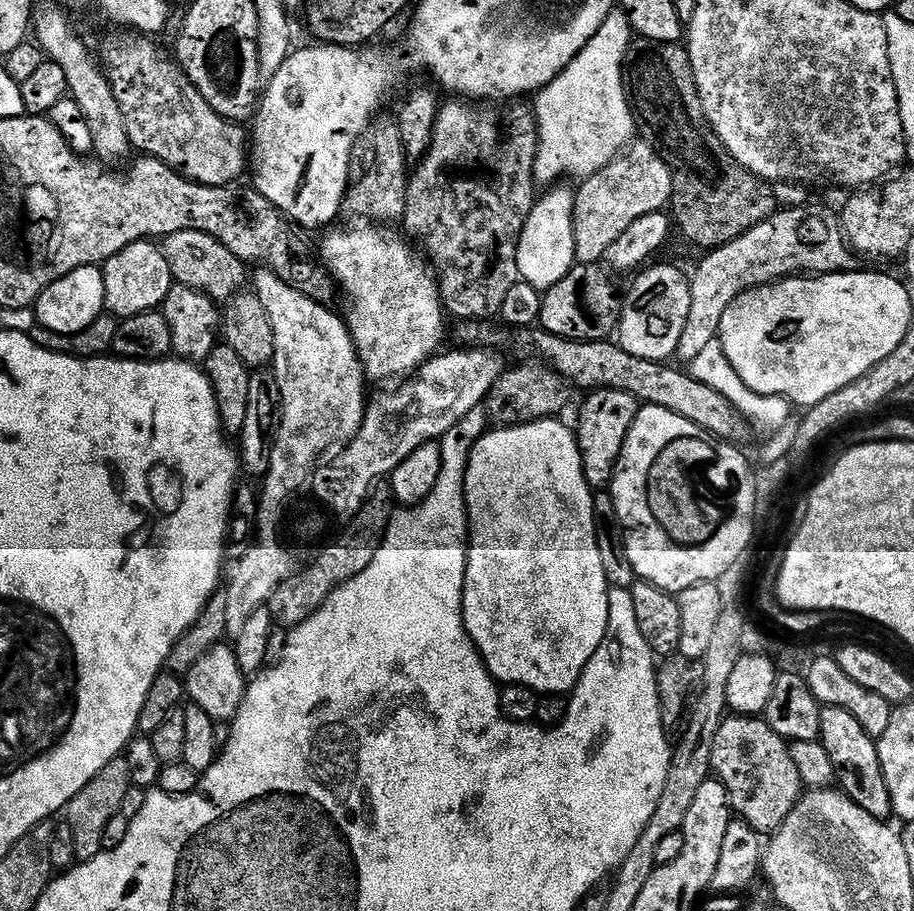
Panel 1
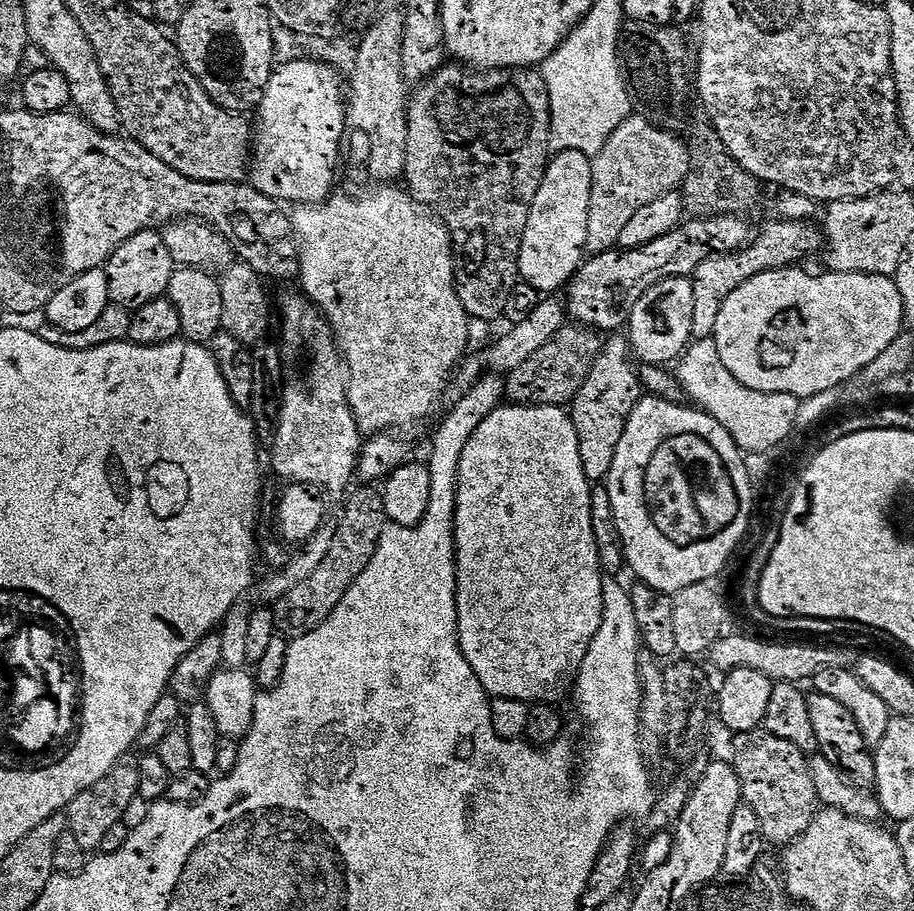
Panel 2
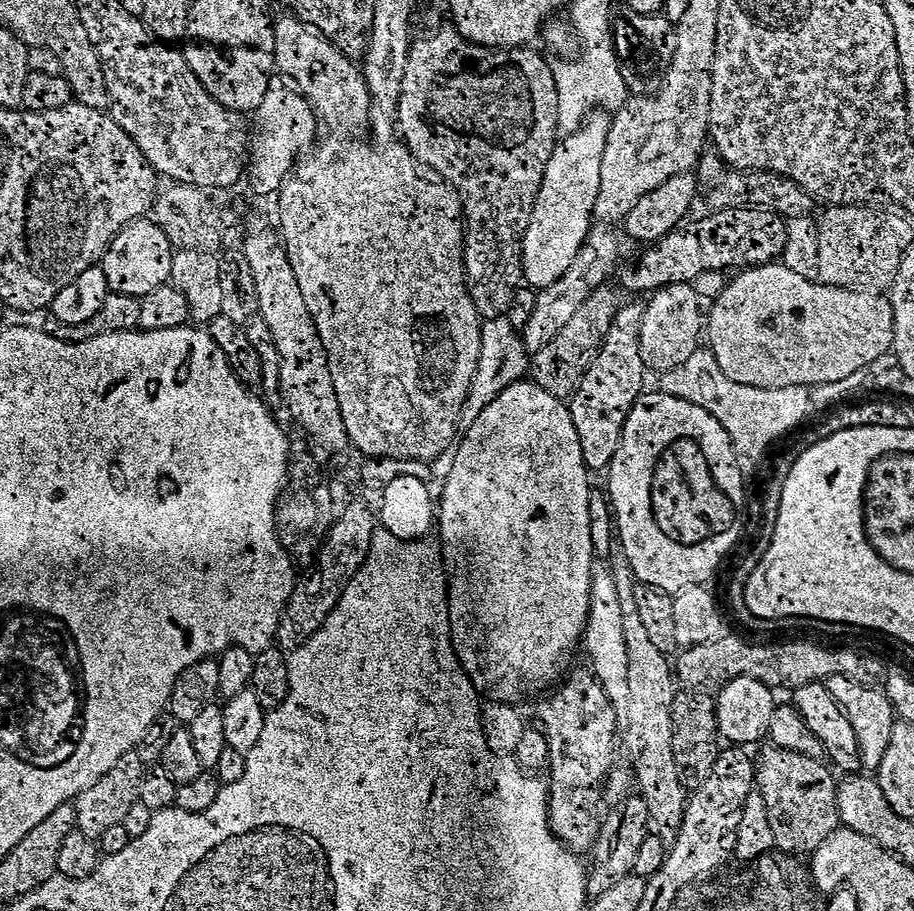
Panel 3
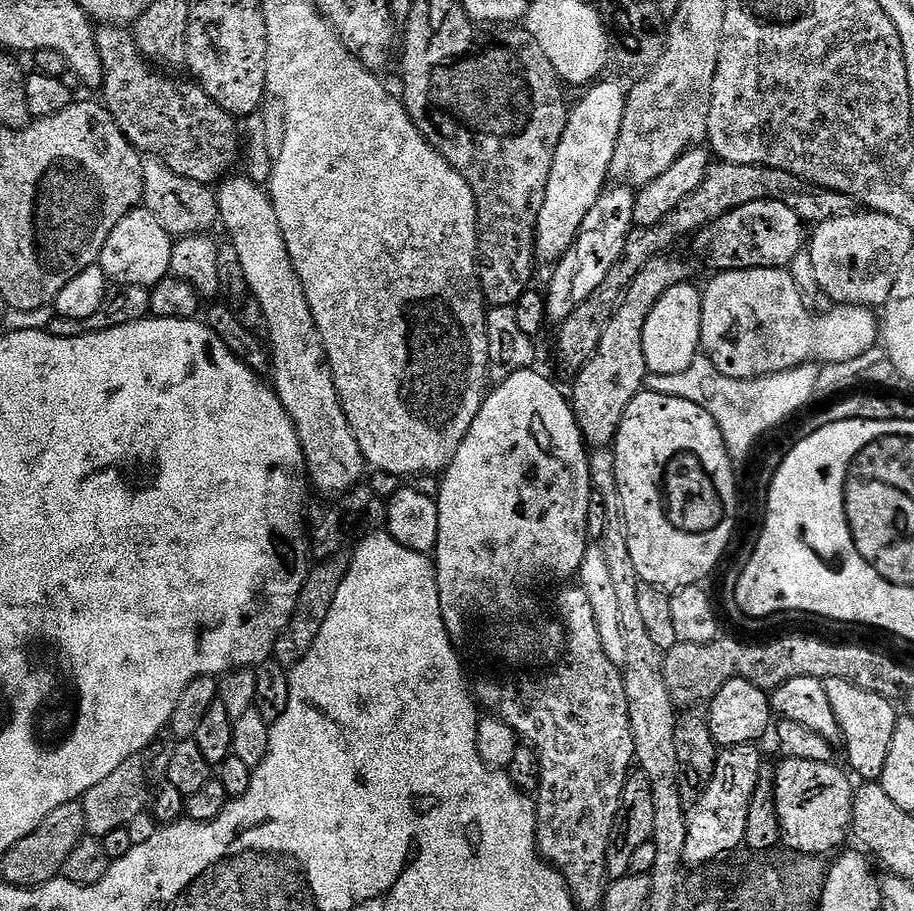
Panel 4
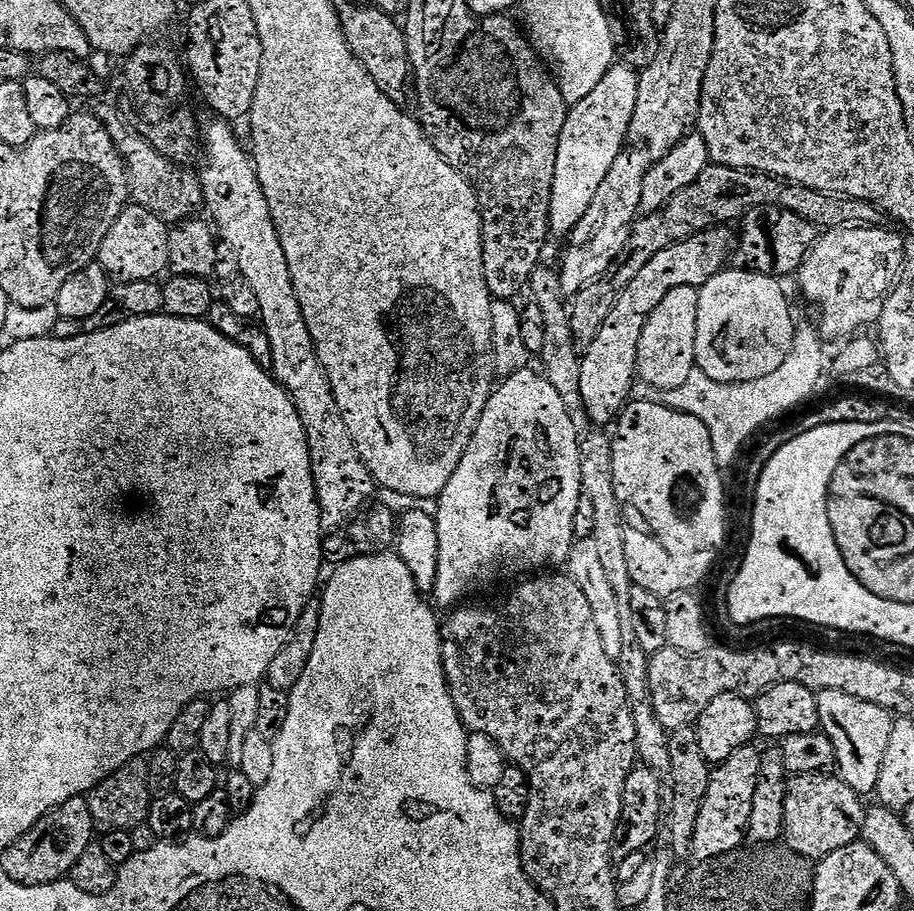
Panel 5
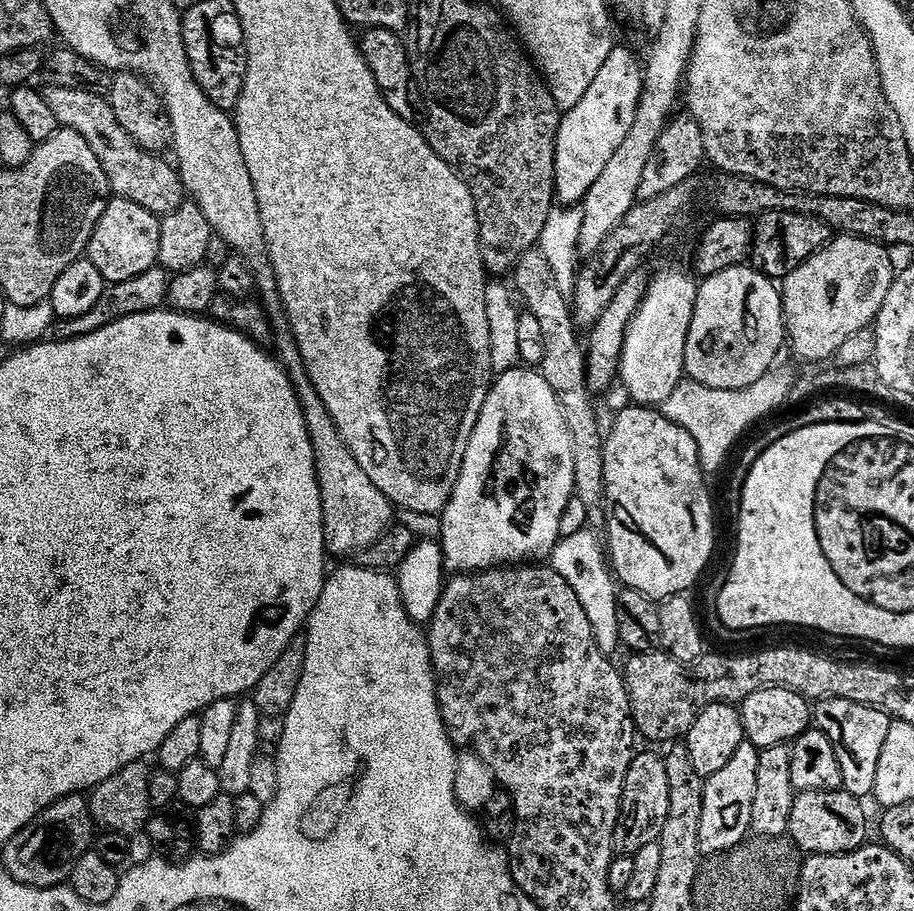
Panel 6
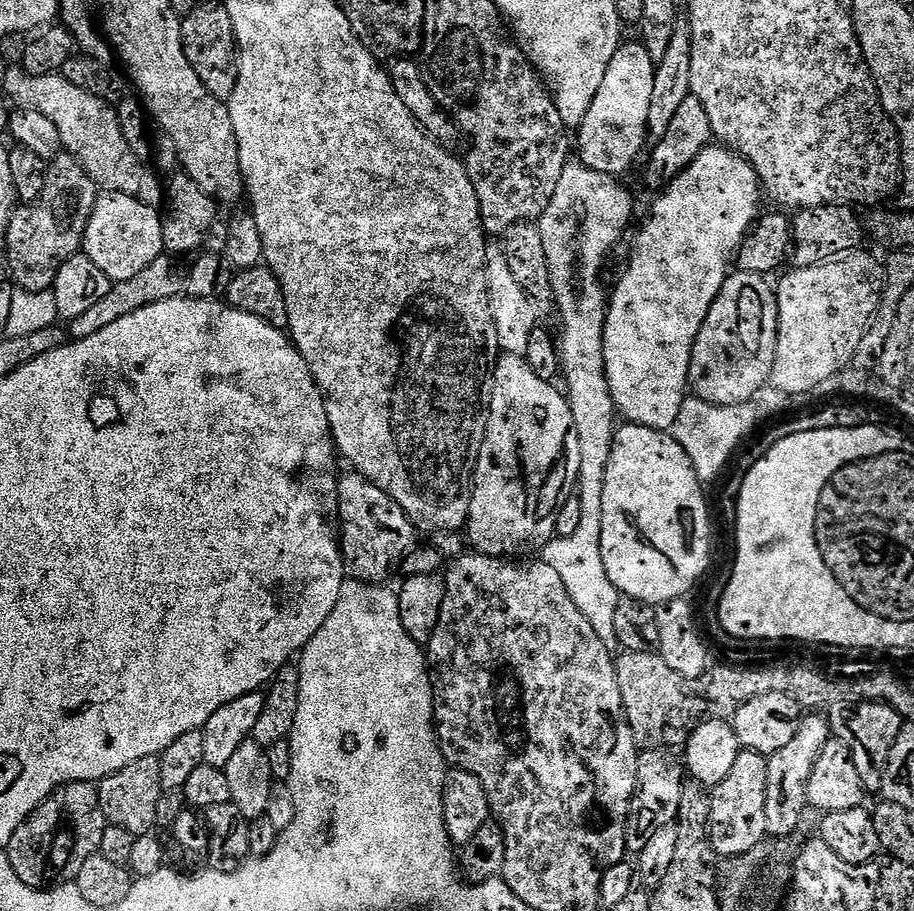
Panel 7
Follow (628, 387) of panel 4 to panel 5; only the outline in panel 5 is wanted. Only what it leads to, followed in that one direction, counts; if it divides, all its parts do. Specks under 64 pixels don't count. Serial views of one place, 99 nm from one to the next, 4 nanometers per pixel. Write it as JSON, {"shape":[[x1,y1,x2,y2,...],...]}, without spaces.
{"shape":[[716,225,692,235,674,246,660,250,646,262,637,277,627,281,617,293,613,310,603,322,598,337,587,345,581,355,582,402,584,413,595,424,608,426,624,411,625,404,633,399,632,387,638,384,636,371,637,348,645,322,661,304,662,299,678,288,699,289,725,269,735,251,736,236,731,227]]}

